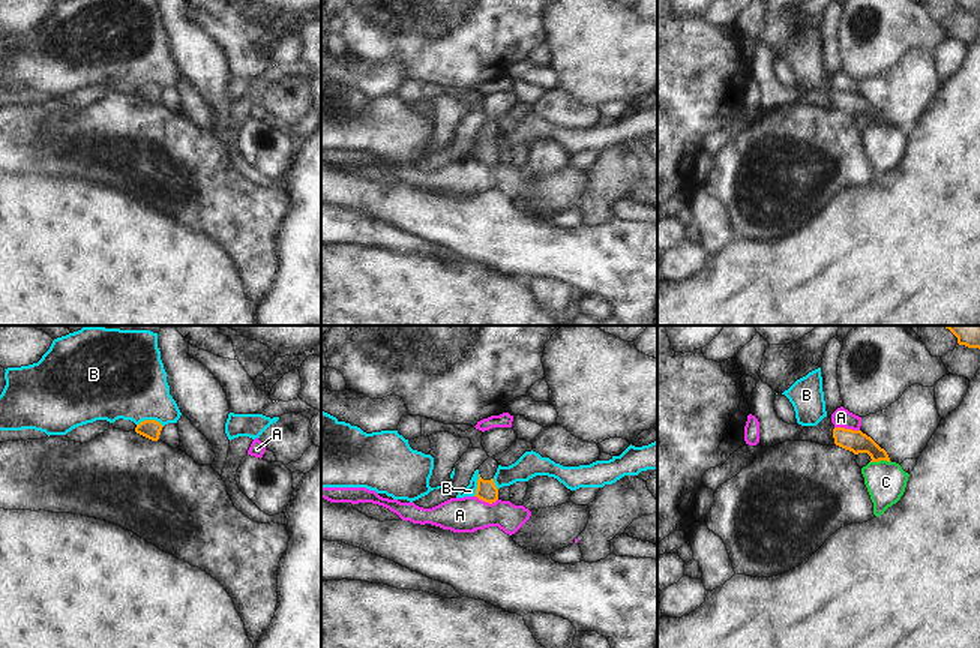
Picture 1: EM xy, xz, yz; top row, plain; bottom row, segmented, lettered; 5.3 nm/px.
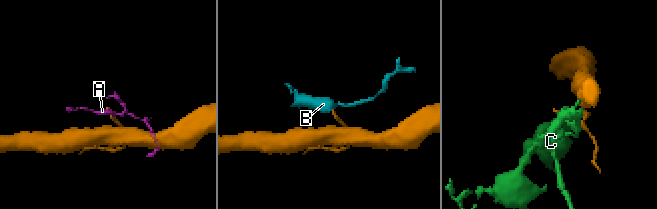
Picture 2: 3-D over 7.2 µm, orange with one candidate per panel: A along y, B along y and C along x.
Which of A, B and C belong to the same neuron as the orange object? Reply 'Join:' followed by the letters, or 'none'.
Join: none

